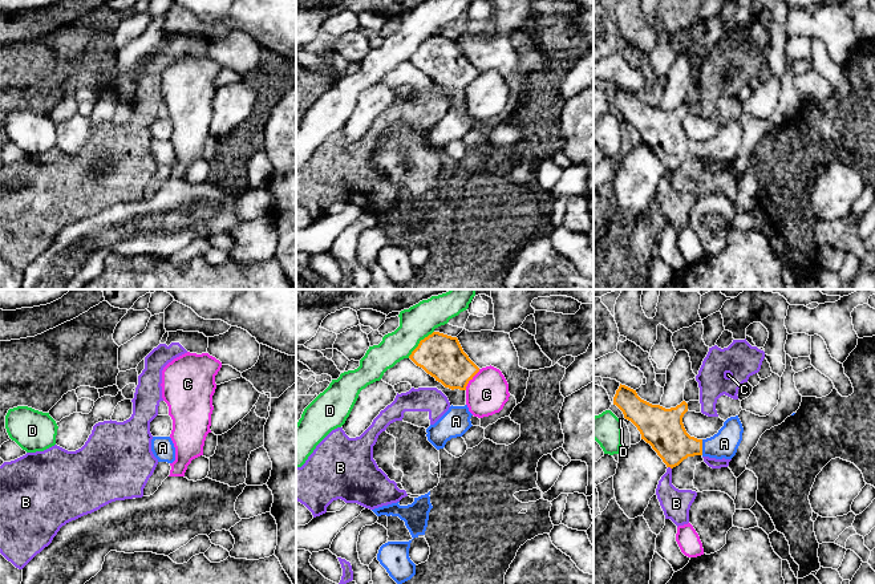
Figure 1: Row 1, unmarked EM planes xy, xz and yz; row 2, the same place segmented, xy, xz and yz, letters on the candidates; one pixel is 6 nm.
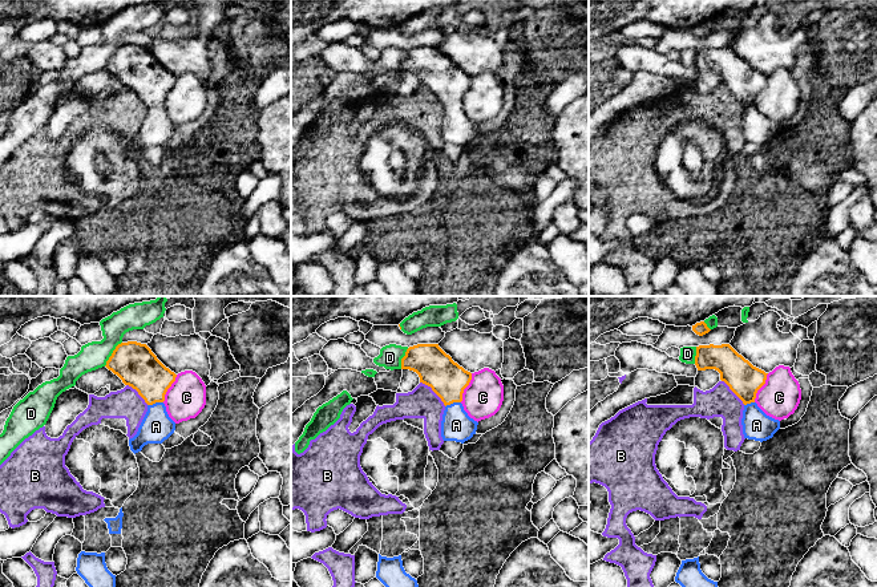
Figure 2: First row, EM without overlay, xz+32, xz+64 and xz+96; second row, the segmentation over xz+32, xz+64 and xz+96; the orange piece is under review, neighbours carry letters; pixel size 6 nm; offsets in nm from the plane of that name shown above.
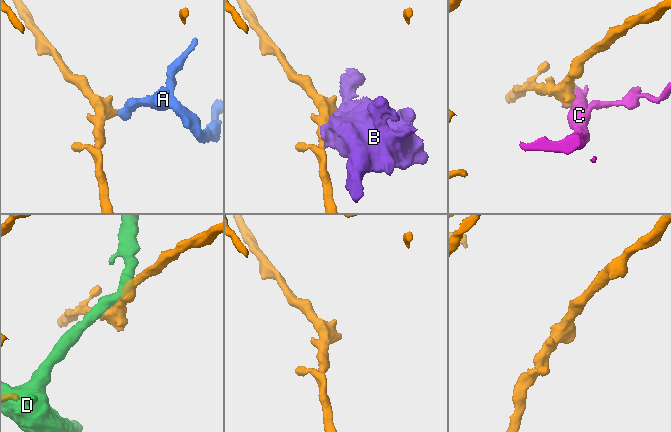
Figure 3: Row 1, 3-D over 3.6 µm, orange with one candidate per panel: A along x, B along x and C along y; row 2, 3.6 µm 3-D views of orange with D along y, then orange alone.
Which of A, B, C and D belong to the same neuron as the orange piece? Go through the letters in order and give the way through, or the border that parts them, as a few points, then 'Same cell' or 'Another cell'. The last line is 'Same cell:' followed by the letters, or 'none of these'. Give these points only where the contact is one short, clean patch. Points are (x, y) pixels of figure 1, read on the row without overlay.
A: Path across: yz (664, 133), (679, 147), (701, 150), (715, 150), (724, 146). Same cell
B: Another cell
C: Another cell
D: Another cell
Same cell: A

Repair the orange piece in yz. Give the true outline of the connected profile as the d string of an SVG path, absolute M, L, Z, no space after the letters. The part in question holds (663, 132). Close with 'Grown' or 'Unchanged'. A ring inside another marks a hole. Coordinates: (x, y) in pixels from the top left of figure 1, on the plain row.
M620 86L613 108L637 130L641 142L649 146L671 171L694 158L732 162L742 143L744 130L738 118L728 121L713 139L697 142L686 135L682 126L688 114L685 104L665 111L641 102L636 93Z. Grown

